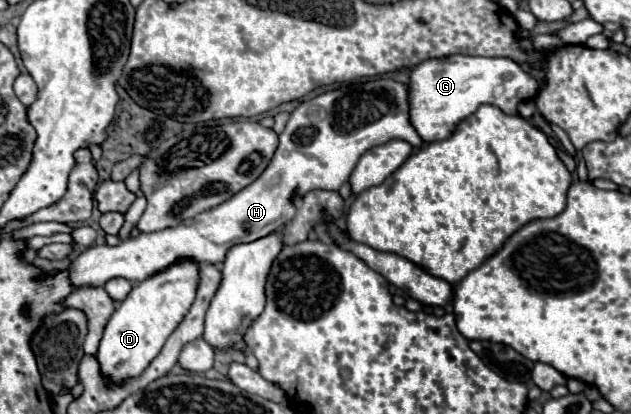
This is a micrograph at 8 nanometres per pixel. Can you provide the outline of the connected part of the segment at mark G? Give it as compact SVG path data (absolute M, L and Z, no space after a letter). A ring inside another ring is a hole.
M450 55L444 59L428 59L412 69L408 85L410 121L426 143L450 137L456 125L484 103L496 105L508 115L516 115L518 105L538 93L538 81L508 57Z

